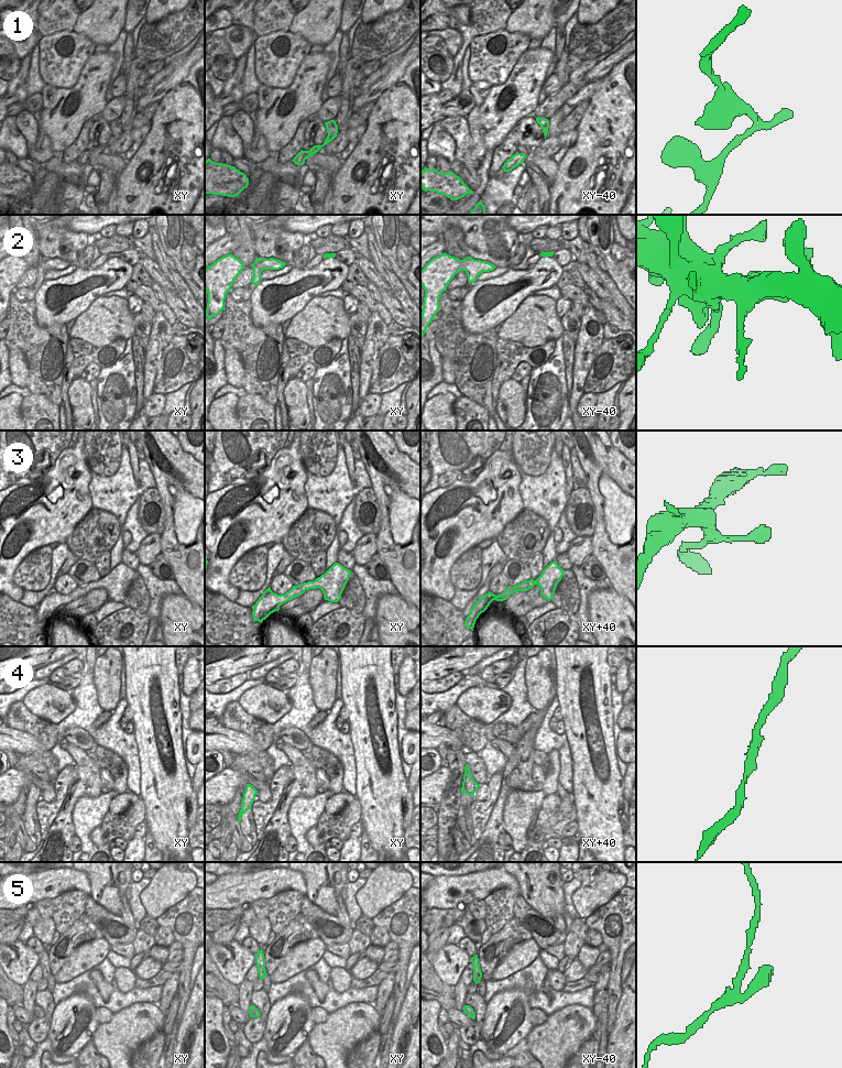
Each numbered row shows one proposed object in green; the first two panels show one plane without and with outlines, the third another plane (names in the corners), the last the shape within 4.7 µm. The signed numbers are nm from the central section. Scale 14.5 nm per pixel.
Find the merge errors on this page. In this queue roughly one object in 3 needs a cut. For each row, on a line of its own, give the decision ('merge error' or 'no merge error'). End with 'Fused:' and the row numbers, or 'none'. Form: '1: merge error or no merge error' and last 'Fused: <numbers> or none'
1: merge error
2: no merge error
3: no merge error
4: no merge error
5: no merge error
Fused: 1

